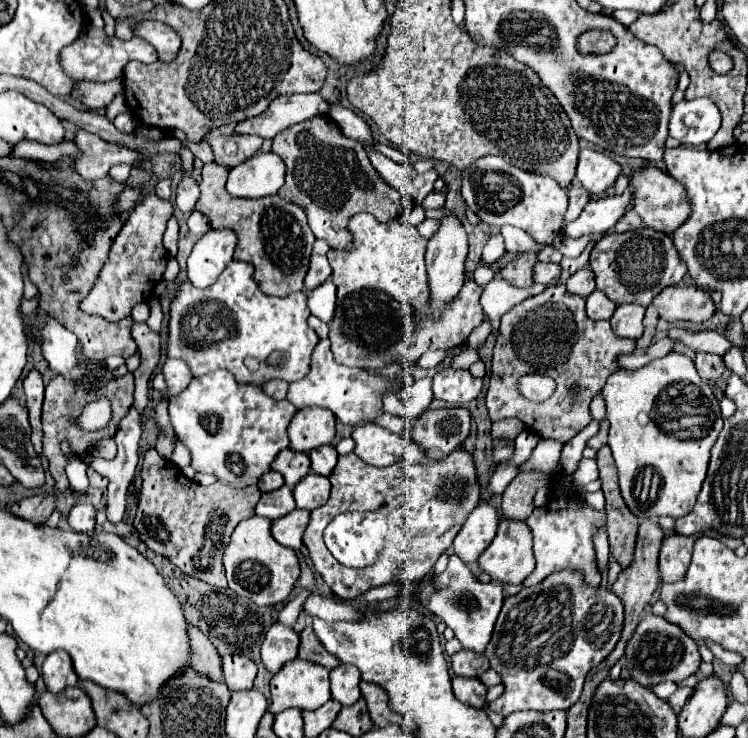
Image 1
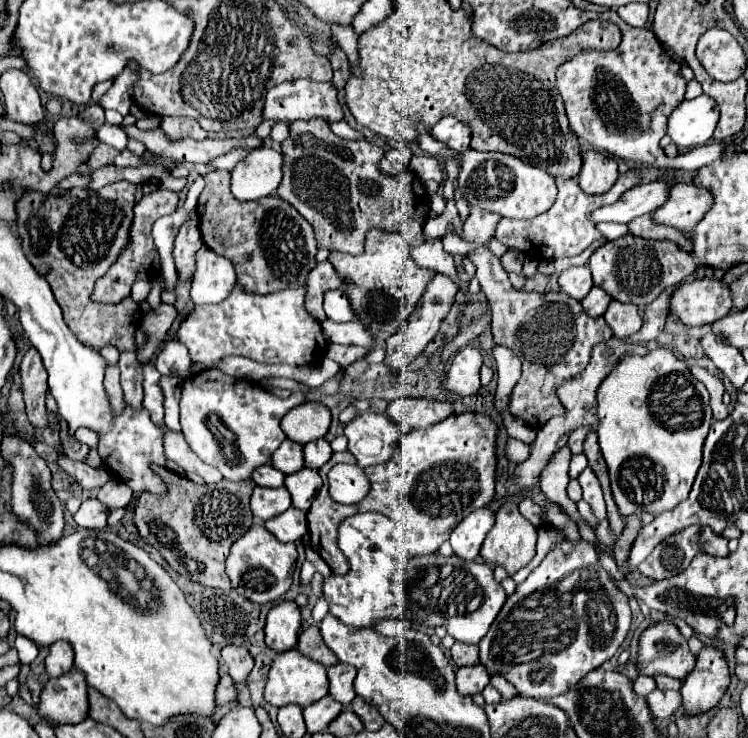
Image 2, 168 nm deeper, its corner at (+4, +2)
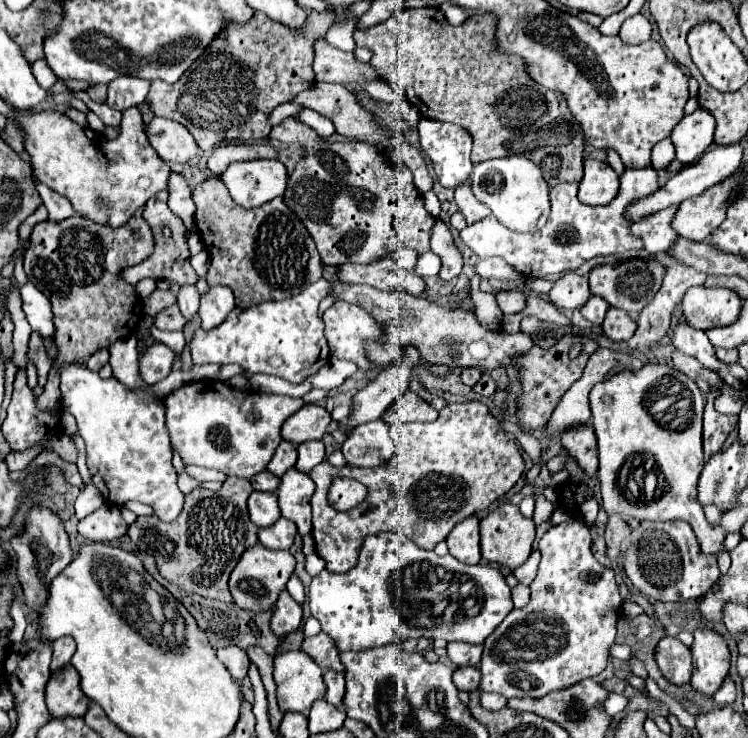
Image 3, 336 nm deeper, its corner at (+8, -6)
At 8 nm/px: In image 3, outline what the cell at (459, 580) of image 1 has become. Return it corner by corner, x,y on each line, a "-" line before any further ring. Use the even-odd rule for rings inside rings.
380,532
364,538
358,564
348,574
332,574
322,570
310,584
310,610
320,620
322,630
336,642
338,650
366,650
382,644
392,644
406,638
426,636
428,640
444,638
446,642
482,644
486,636
512,610
510,588
498,568
488,564
464,564
454,556
436,556
420,550
410,538
396,532

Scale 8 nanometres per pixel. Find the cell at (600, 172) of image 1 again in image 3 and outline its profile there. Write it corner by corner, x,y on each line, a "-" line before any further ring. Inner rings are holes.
586,158
584,160
584,178
580,180
578,200
582,204
598,206
608,204
618,194
618,174
610,164

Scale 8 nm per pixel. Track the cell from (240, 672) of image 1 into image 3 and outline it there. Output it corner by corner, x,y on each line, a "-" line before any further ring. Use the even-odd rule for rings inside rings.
226,646
226,648
220,648
216,654
218,654
218,660
228,668
228,672
234,680
246,678
250,660
244,650
240,650
238,646

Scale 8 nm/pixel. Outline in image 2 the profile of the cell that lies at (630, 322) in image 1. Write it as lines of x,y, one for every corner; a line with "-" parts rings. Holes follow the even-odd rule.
616,300
610,302
610,306
604,314
604,320
612,328
616,338
628,338
634,332
638,332
642,326
642,316
640,316
638,308
632,304
616,302

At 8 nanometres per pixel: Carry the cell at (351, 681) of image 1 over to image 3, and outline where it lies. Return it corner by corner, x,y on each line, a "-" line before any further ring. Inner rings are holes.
328,670
328,672
324,674
324,682
326,682
326,686
328,686
328,692
326,692
324,698
326,698
332,706
344,710
344,704
342,704
344,694
346,694
344,674
342,674
342,672
332,672
332,670

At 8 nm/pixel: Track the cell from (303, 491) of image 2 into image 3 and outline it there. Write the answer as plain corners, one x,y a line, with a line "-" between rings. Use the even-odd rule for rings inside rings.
292,468
282,476
276,494
278,494
282,516
290,518
298,526
300,536
308,536
311,532
310,498
314,494
312,478

